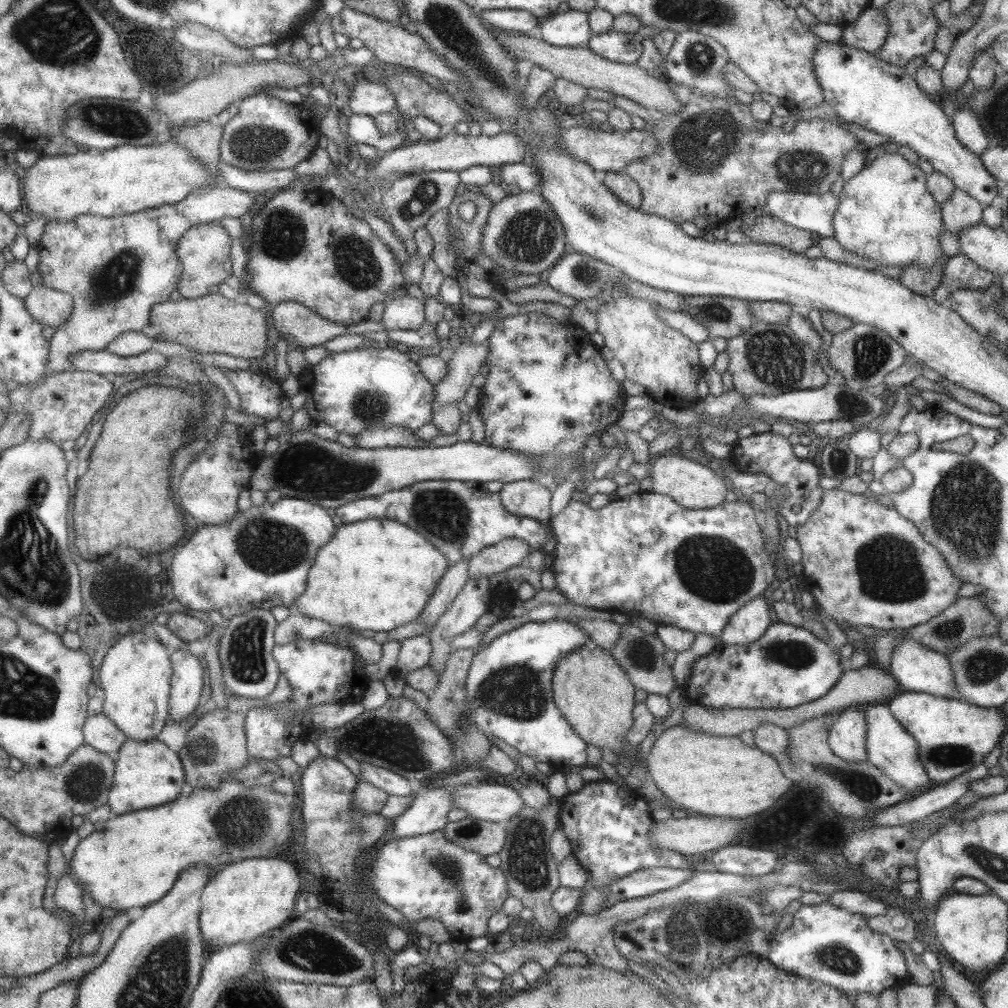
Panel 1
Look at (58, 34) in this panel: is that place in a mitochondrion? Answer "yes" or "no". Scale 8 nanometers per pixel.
yes

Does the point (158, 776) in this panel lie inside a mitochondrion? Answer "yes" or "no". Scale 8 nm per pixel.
no

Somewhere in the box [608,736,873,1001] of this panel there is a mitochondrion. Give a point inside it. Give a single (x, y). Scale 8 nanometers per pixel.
(837, 958)

